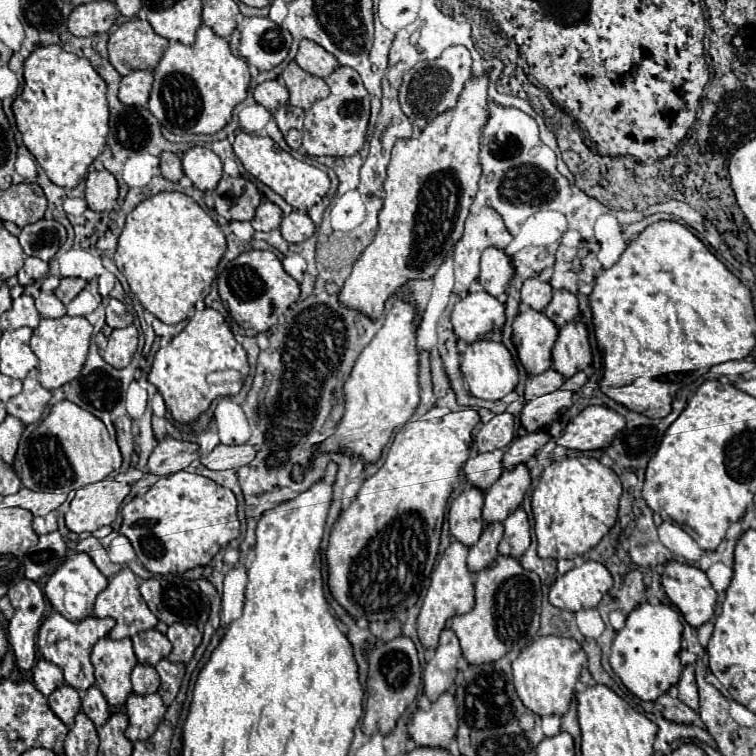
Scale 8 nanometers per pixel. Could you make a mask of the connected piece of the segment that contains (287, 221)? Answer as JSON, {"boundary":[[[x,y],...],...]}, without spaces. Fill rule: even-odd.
{"boundary":[[[293,211],[291,215],[285,215],[279,229],[281,229],[283,239],[289,243],[301,243],[315,233],[313,221],[303,211]]]}

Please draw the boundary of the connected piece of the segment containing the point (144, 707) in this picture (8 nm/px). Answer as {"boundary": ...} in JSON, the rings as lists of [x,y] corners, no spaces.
{"boundary":[[[131,693],[125,703],[125,713],[129,717],[129,727],[125,731],[125,737],[131,743],[135,743],[141,739],[149,739],[153,735],[153,731],[157,729],[157,725],[165,715],[165,705],[159,693],[151,695]]]}

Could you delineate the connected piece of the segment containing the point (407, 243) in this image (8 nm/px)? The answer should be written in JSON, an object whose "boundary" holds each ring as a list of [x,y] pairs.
{"boundary":[[[487,75],[471,77],[463,93],[459,95],[455,109],[449,109],[437,115],[433,121],[429,121],[419,137],[399,139],[395,143],[383,187],[385,197],[383,197],[383,209],[379,211],[379,229],[373,243],[361,253],[361,257],[353,265],[353,271],[339,293],[341,307],[349,307],[353,311],[369,315],[369,319],[377,319],[385,309],[385,301],[391,295],[395,295],[407,281],[435,277],[435,273],[443,263],[443,257],[449,255],[453,245],[461,239],[463,223],[469,215],[469,205],[473,203],[473,197],[477,193],[477,183],[481,177],[479,133],[485,121],[487,121]]]}

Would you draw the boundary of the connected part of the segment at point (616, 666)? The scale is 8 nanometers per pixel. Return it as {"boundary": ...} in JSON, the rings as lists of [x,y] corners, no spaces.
{"boundary":[[[639,605],[627,617],[625,627],[617,633],[611,647],[611,667],[623,681],[623,685],[643,701],[655,701],[671,685],[677,685],[683,671],[679,661],[681,651],[681,631],[679,613],[667,605]]]}

